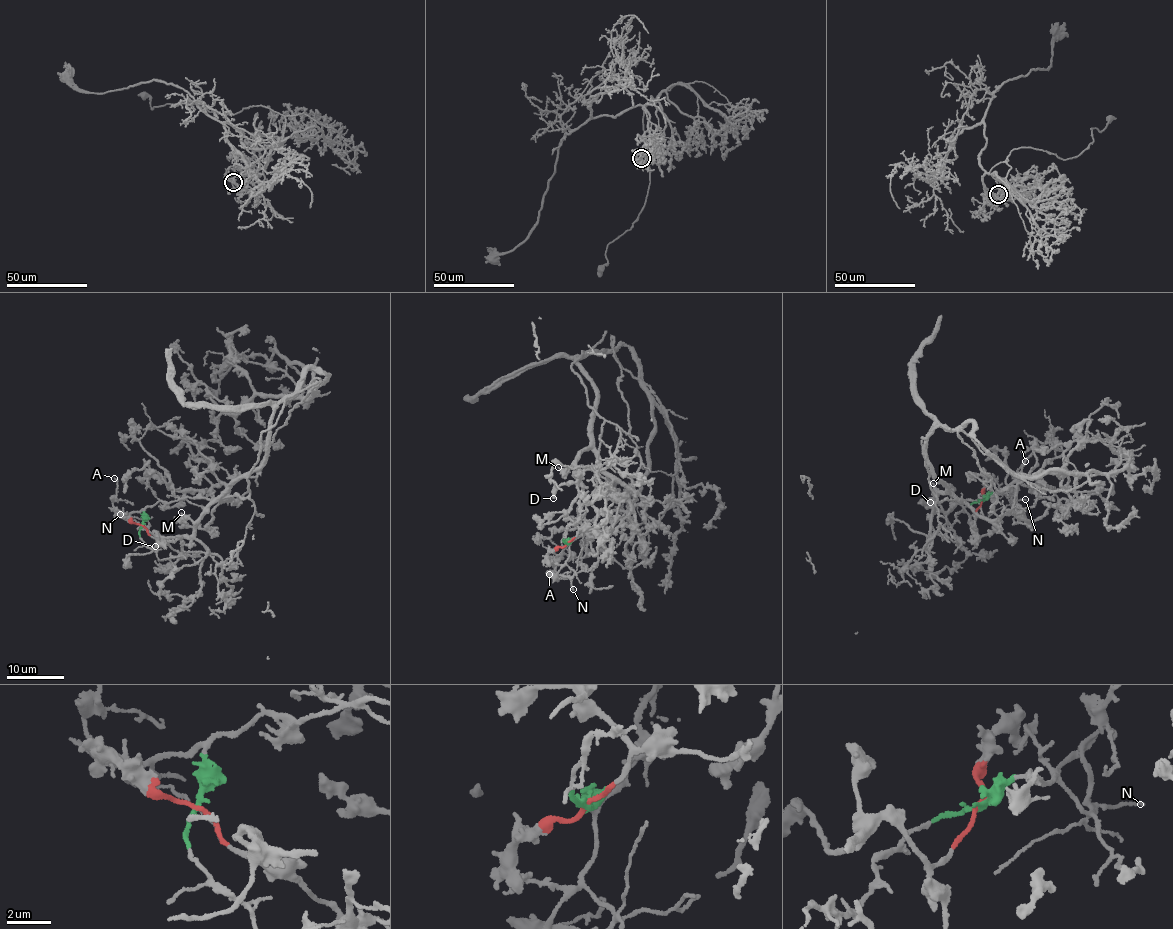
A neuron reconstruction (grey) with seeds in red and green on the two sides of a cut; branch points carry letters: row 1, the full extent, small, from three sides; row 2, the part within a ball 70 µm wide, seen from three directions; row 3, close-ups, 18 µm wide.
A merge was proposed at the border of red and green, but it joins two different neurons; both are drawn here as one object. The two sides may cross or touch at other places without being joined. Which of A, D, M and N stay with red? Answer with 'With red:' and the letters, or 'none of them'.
With red: D, M

